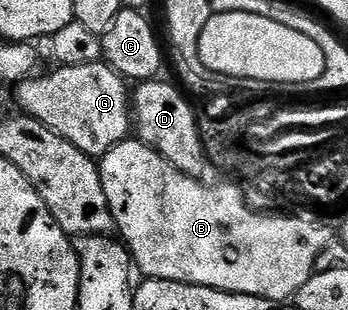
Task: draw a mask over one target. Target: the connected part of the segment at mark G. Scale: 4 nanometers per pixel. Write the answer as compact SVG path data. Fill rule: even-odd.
M104 62L55 68L53 74L45 78L35 76L28 80L22 80L16 87L17 100L22 107L21 110L28 117L46 125L55 134L67 138L67 142L71 142L76 148L94 158L106 156L116 144L130 139L131 88L125 77Z

